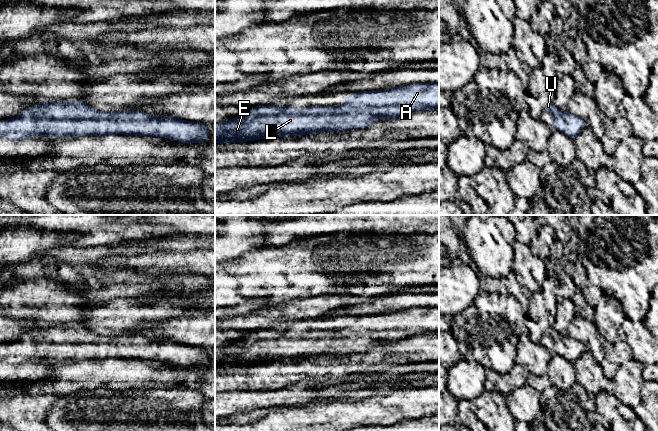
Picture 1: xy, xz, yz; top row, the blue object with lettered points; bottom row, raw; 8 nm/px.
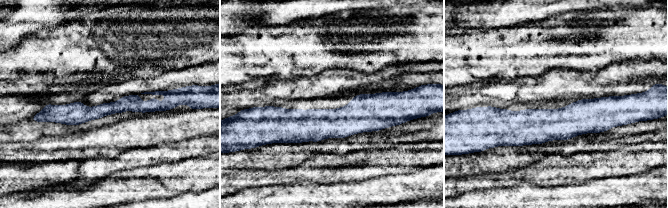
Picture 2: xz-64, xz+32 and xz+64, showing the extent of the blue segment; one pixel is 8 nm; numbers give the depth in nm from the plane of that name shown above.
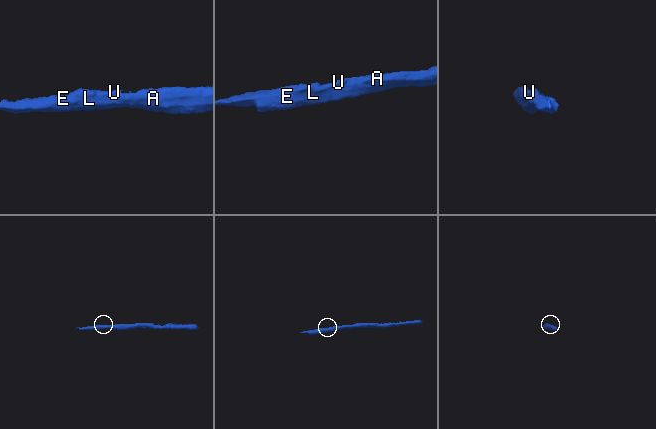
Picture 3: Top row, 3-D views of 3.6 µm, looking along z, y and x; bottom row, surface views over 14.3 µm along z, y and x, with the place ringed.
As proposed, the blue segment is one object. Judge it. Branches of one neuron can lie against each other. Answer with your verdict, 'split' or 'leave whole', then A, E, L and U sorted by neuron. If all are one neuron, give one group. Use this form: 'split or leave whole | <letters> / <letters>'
leave whole | A E L U

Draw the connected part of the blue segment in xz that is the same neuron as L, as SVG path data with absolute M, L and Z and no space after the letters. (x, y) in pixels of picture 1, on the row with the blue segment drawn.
M439 82L414 83L385 90L358 91L338 106L297 108L255 106L238 117L215 123L215 143L255 141L372 125L375 119L439 108Z

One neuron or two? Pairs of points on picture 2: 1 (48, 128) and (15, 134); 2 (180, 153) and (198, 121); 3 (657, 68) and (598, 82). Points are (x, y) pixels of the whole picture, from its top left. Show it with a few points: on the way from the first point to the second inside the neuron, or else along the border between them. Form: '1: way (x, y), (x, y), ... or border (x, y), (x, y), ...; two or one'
1: way (40, 129), (23, 131); one
2: border (209, 134), (165, 143); two
3: way (642, 69), (637, 70), (626, 78), (613, 80); one

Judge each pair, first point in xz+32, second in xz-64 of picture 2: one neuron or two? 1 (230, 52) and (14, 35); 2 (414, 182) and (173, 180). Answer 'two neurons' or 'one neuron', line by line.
1: two neurons
2: one neuron

